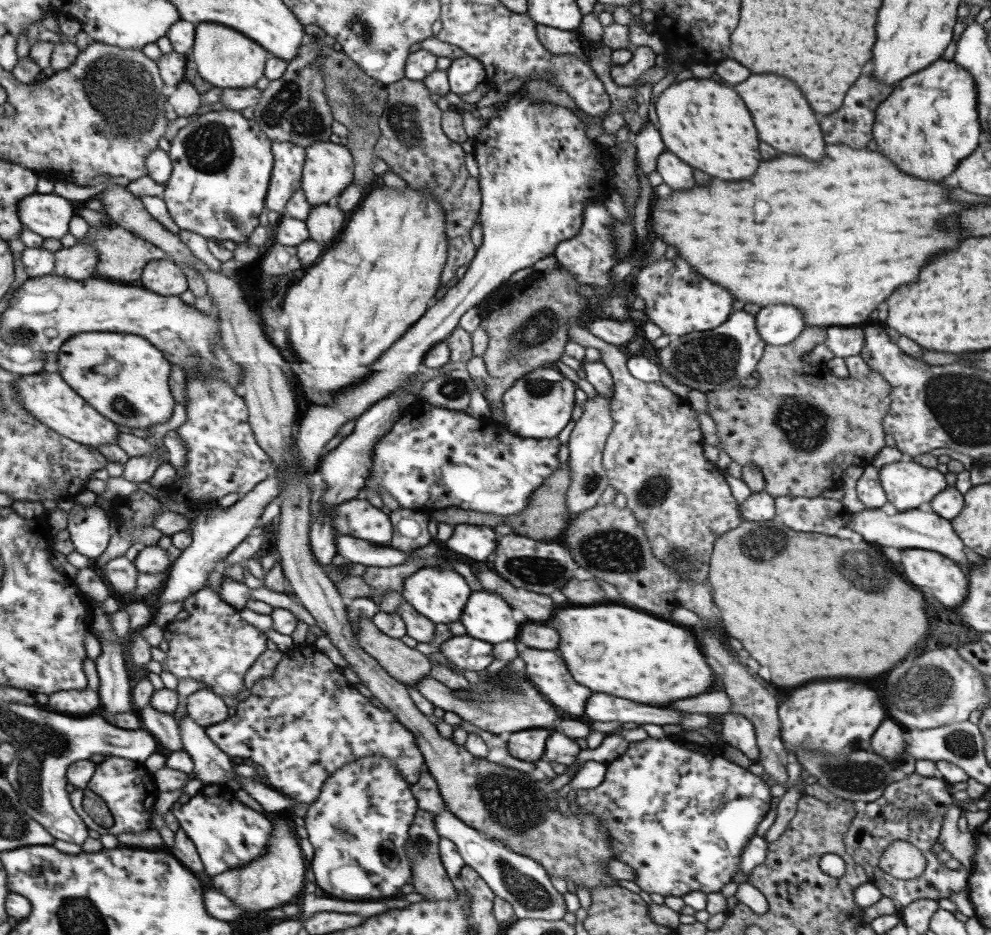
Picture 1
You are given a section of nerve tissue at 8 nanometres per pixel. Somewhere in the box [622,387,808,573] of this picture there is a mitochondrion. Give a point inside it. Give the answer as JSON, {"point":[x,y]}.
{"point":[654,492]}

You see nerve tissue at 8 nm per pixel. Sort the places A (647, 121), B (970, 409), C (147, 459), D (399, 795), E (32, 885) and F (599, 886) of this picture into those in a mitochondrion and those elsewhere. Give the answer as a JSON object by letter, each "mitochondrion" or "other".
{"A":"other","B":"mitochondrion","C":"other","D":"other","E":"other","F":"other"}

